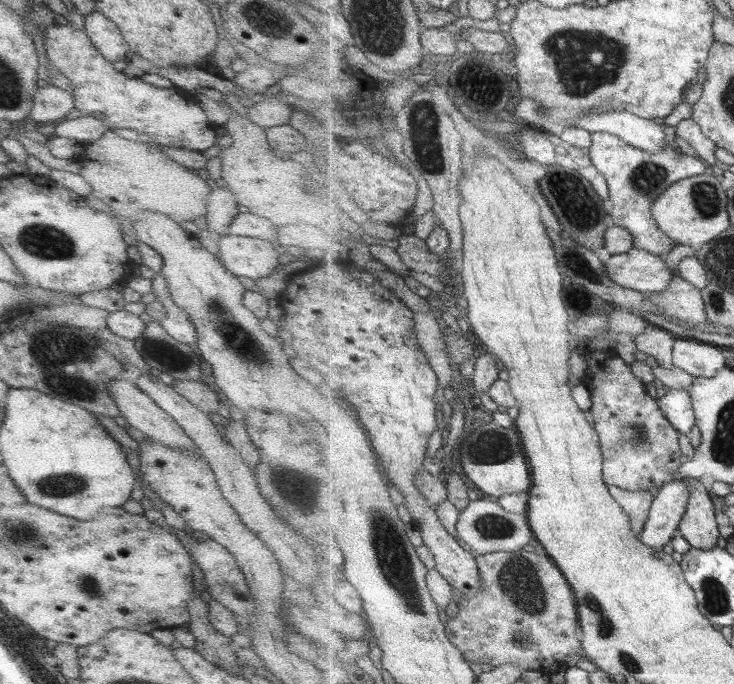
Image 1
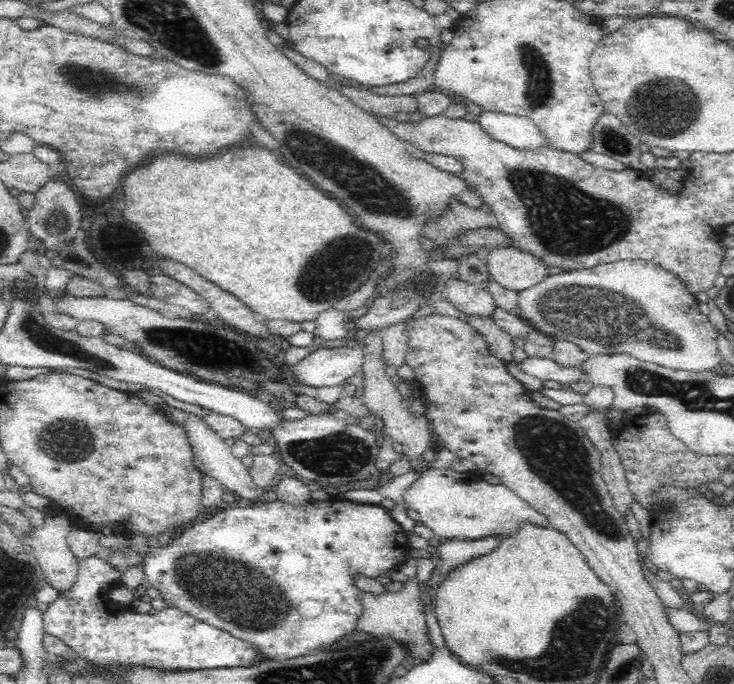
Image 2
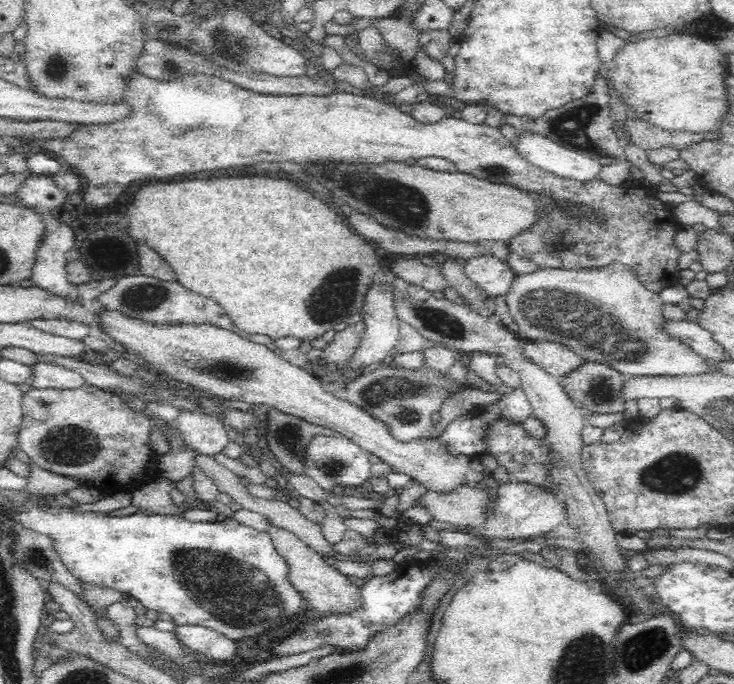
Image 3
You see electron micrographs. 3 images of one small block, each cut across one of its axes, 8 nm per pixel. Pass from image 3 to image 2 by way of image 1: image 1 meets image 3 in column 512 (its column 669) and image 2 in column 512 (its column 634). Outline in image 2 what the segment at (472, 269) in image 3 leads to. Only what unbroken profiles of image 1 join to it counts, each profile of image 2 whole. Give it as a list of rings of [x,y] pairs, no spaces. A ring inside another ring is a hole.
[[[510,246],[490,250],[488,254],[490,277],[503,287],[518,292],[540,284],[548,274],[548,265],[528,251]]]

